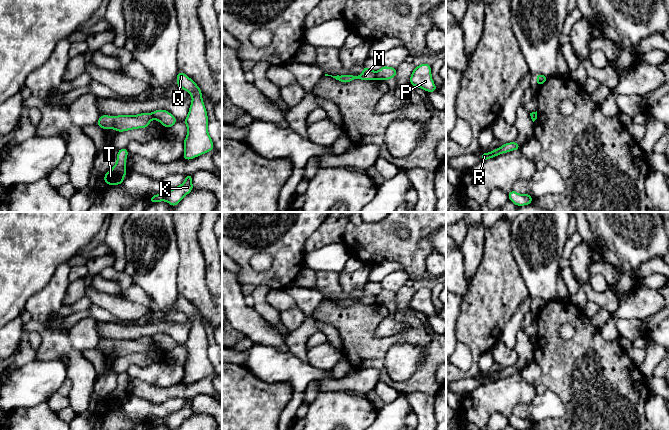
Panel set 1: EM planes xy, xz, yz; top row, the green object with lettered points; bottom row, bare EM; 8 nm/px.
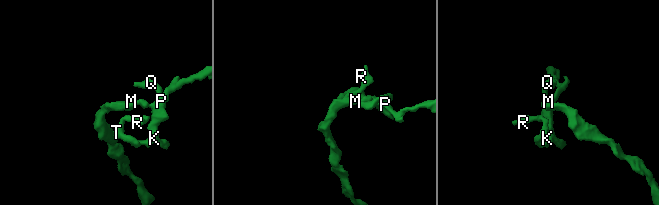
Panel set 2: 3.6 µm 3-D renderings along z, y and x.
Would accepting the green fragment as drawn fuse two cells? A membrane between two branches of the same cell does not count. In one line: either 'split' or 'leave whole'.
split

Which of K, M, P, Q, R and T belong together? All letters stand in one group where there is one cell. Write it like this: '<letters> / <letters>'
K P Q R T / M

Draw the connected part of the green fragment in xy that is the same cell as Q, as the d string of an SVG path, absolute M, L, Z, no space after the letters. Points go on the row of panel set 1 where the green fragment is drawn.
M182 71L178 72L176 83L179 88L186 90L192 96L189 112L184 120L188 130L187 137L182 142L185 148L182 159L191 160L215 147L207 130L209 120L201 89Z

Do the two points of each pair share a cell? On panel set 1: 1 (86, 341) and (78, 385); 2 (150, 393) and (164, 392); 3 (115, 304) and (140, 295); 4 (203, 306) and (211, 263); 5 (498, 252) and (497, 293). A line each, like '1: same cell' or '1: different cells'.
1: different cells
2: same cell
3: different cells
4: different cells
5: same cell

